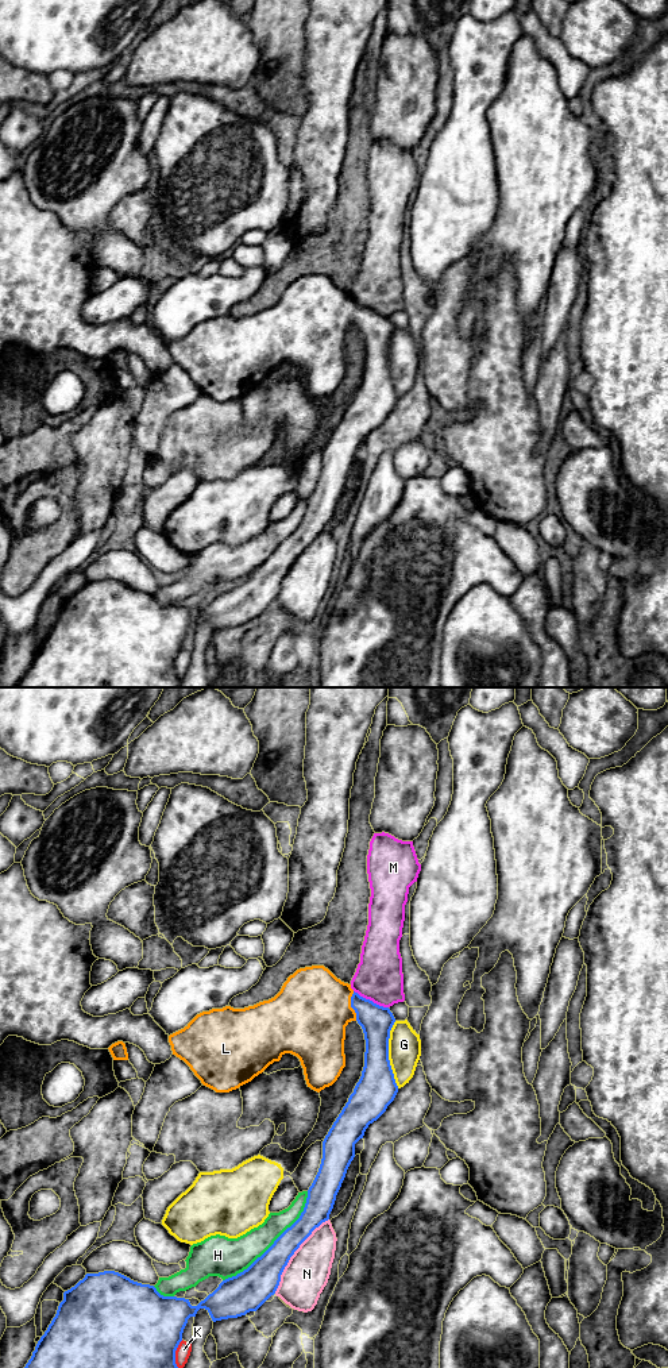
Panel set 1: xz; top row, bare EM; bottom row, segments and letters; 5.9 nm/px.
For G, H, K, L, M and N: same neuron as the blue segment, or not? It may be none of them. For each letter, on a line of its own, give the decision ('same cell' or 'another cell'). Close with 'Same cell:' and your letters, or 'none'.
G: another cell
H: another cell
K: another cell
L: same cell
M: another cell
N: another cell
Same cell: L

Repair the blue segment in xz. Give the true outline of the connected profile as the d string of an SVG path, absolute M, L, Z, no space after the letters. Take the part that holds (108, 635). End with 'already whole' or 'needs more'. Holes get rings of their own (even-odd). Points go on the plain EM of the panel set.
M312 274L300 277L290 284L281 300L269 309L244 317L225 315L202 320L184 338L169 344L173 363L184 369L201 392L216 401L229 401L251 390L270 373L279 370L285 362L291 362L300 367L308 396L320 401L332 394L345 375L345 335L351 330L356 330L364 342L364 375L354 401L323 450L321 473L308 498L306 512L300 527L247 578L223 589L197 614L192 614L185 606L163 605L154 594L134 590L115 579L86 582L74 596L63 601L63 609L59 612L55 625L38 650L31 667L15 687L181 687L181 679L175 673L175 659L182 650L182 641L190 625L196 625L200 617L205 617L213 631L238 627L256 620L275 602L290 566L316 536L329 528L336 504L355 466L355 452L363 447L368 433L386 420L398 401L389 369L389 347L395 327L389 316L360 305L351 297L351 293L337 288L324 274Z | needs more

